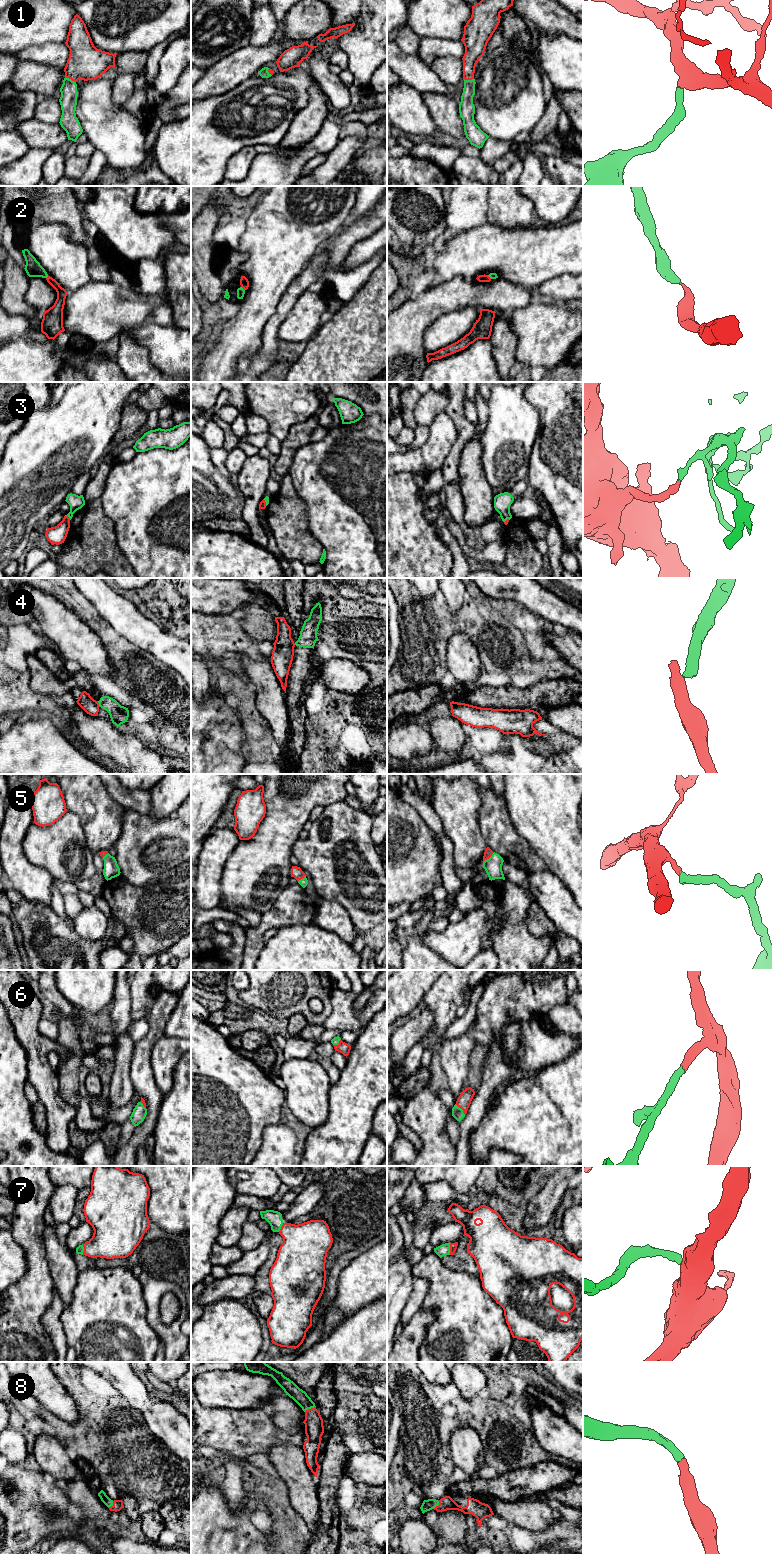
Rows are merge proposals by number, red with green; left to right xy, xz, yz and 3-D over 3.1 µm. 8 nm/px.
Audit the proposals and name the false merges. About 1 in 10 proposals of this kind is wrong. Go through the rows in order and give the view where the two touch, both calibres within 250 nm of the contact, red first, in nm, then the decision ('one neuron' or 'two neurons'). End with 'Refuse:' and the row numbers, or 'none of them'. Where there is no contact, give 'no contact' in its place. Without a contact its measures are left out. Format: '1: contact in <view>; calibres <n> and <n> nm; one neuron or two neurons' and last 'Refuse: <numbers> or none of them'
1: contact in xy; calibres 280 and 140 nm; one neuron
2: contact in xz; calibres 70 and 60 nm; one neuron
3: contact in xy; calibres 140 and 120 nm; one neuron
4: contact in xy; calibres 120 and 150 nm; two neurons
5: contact in yz; calibres 70 and 140 nm; one neuron
6: contact in yz; calibres 110 and 90 nm; one neuron
7: contact in yz; calibres 60 and 90 nm; one neuron
8: contact in xz; calibres 160 and 110 nm; one neuron
Refuse: 4

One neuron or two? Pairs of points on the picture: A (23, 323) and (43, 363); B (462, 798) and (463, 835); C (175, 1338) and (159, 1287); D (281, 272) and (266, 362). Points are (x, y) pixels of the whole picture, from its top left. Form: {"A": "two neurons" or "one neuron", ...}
{"A": "one neuron", "B": "one neuron", "C": "one neuron", "D": "two neurons"}

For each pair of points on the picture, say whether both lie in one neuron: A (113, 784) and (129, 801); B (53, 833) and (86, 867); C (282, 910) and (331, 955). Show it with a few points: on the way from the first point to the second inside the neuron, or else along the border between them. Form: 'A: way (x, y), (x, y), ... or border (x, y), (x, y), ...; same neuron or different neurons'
A: way (116, 788), (125, 797); same neuron
B: way (61, 841), (78, 859); same neuron
C: border (310, 921), (306, 924), (291, 924), (277, 929); different neurons

